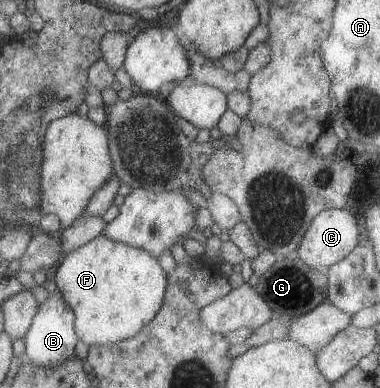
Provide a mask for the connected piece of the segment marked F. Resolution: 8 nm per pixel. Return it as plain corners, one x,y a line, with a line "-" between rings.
104,234
84,244
81,248
67,253
52,274
57,290
62,292
66,304
72,308
76,316
77,338
87,345
114,344
114,342
136,336
160,311
168,285
167,273
156,256
152,256
148,250
134,248
118,240
106,238

